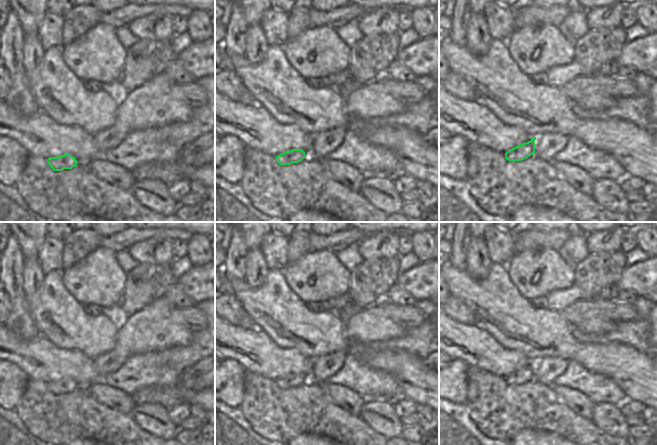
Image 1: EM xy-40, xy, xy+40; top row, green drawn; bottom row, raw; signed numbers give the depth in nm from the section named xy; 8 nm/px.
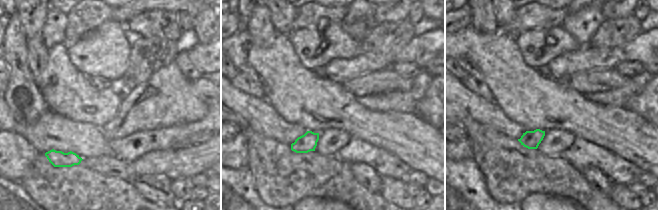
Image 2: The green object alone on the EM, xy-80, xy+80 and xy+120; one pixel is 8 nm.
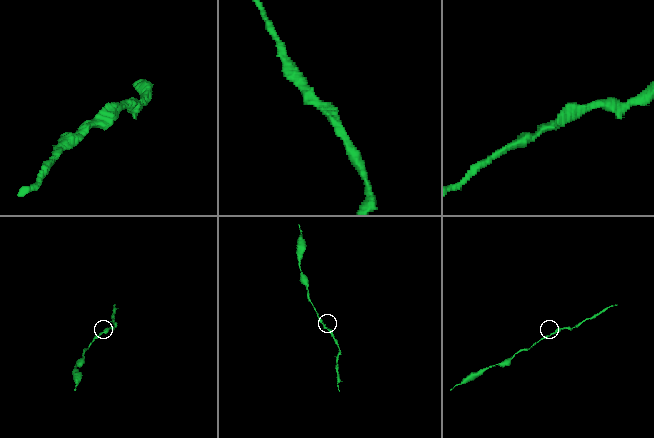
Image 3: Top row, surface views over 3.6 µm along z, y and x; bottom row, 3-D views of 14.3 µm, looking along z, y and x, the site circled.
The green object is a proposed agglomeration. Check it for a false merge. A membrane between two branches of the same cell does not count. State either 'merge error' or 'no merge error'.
no merge error

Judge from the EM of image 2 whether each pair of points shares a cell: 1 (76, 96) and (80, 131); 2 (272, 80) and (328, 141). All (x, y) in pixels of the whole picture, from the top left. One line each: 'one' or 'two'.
1: two
2: two

